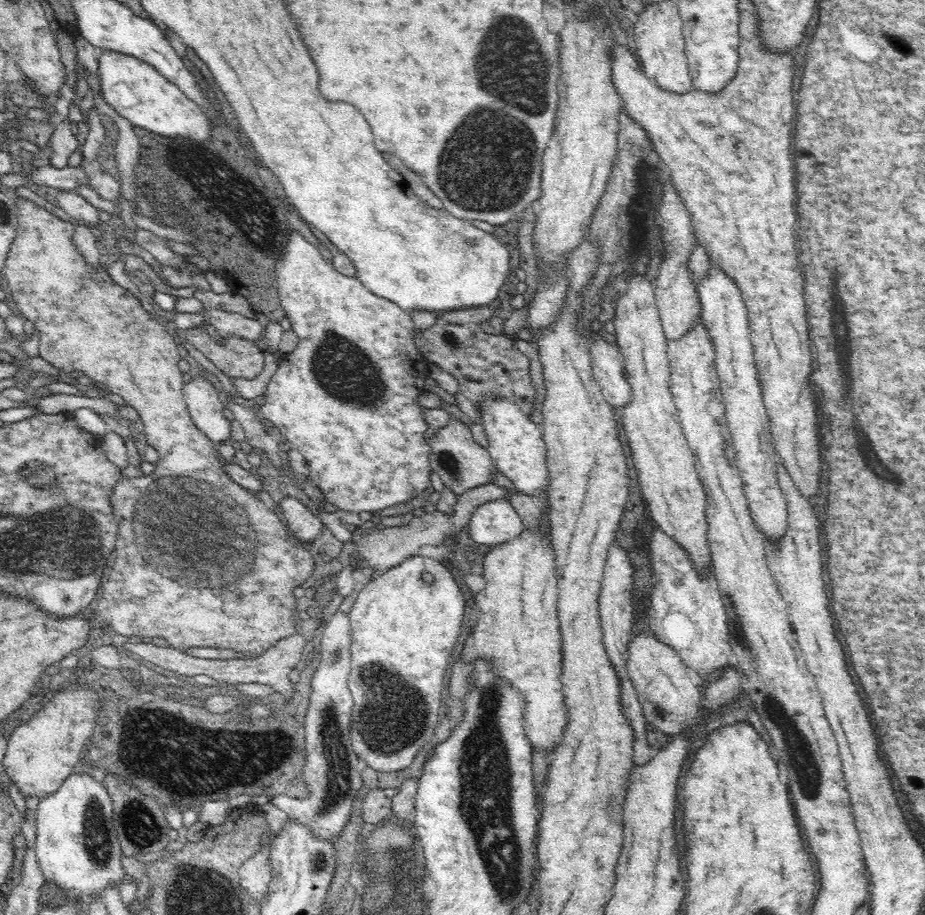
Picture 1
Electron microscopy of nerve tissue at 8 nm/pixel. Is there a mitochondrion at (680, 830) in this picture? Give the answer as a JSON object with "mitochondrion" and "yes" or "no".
{"mitochondrion":"no"}

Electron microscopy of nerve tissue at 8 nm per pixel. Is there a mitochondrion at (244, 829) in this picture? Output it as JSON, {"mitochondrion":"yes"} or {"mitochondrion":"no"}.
{"mitochondrion":"no"}

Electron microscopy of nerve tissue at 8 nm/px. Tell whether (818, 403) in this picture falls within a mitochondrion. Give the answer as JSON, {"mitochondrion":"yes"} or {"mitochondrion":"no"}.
{"mitochondrion":"no"}

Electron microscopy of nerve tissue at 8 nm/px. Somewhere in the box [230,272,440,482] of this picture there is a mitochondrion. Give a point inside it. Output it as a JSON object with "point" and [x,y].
{"point":[341,369]}

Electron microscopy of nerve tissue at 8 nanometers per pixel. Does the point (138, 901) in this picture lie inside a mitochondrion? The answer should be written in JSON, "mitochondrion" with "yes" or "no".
{"mitochondrion":"no"}

